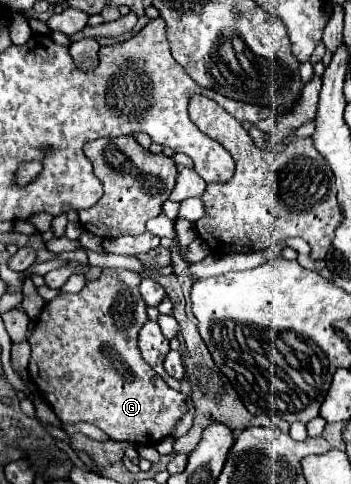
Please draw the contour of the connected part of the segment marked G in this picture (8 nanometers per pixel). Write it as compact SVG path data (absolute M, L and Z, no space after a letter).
M104 270L98 280L86 282L78 294L60 292L56 300L48 302L28 338L32 346L28 374L40 396L64 424L88 422L104 430L110 440L116 442L158 444L170 436L176 422L186 416L188 394L184 390L168 388L162 378L146 366L138 350L138 330L148 320L146 304L138 292L140 280L142 278L132 270Z

